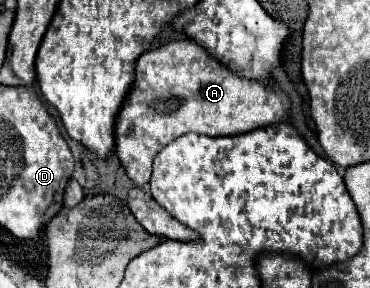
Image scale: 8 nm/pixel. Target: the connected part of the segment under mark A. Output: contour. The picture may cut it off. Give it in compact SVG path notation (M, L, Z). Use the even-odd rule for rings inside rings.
M173 40L143 52L135 62L135 82L117 114L113 132L115 156L127 176L137 186L145 186L155 154L187 132L229 136L285 120L289 120L289 98L277 84L233 76L193 40Z

